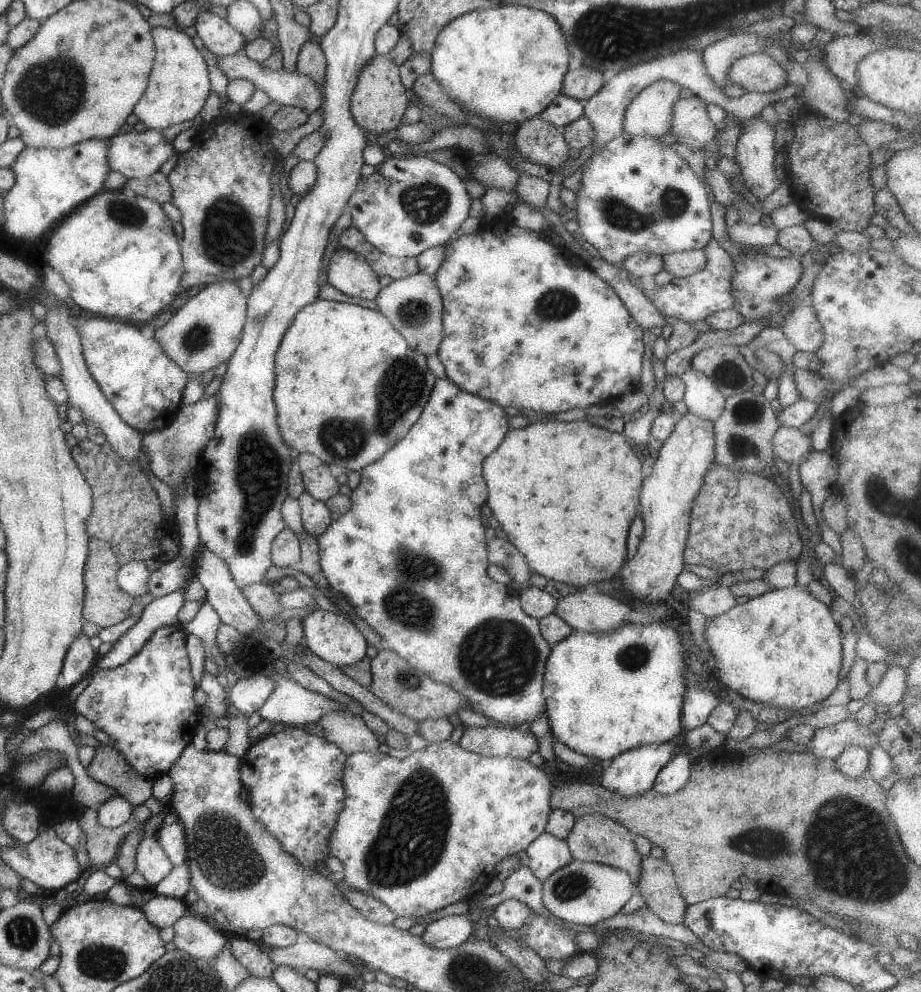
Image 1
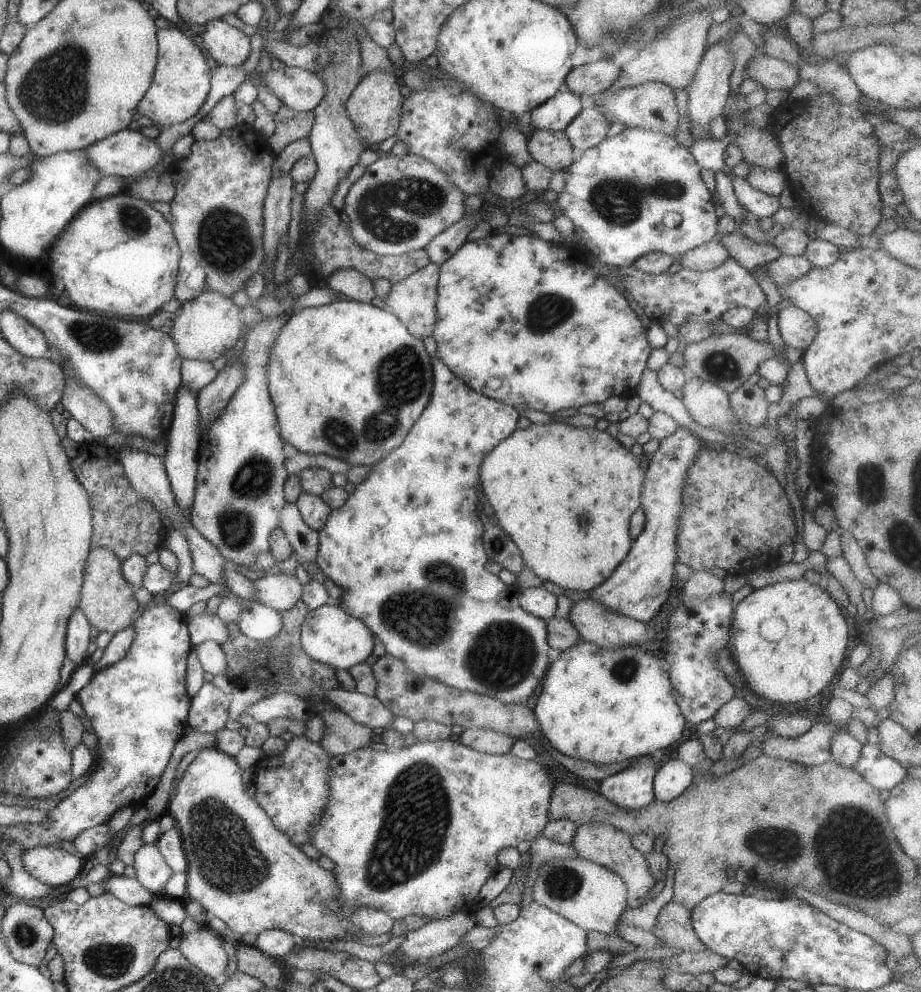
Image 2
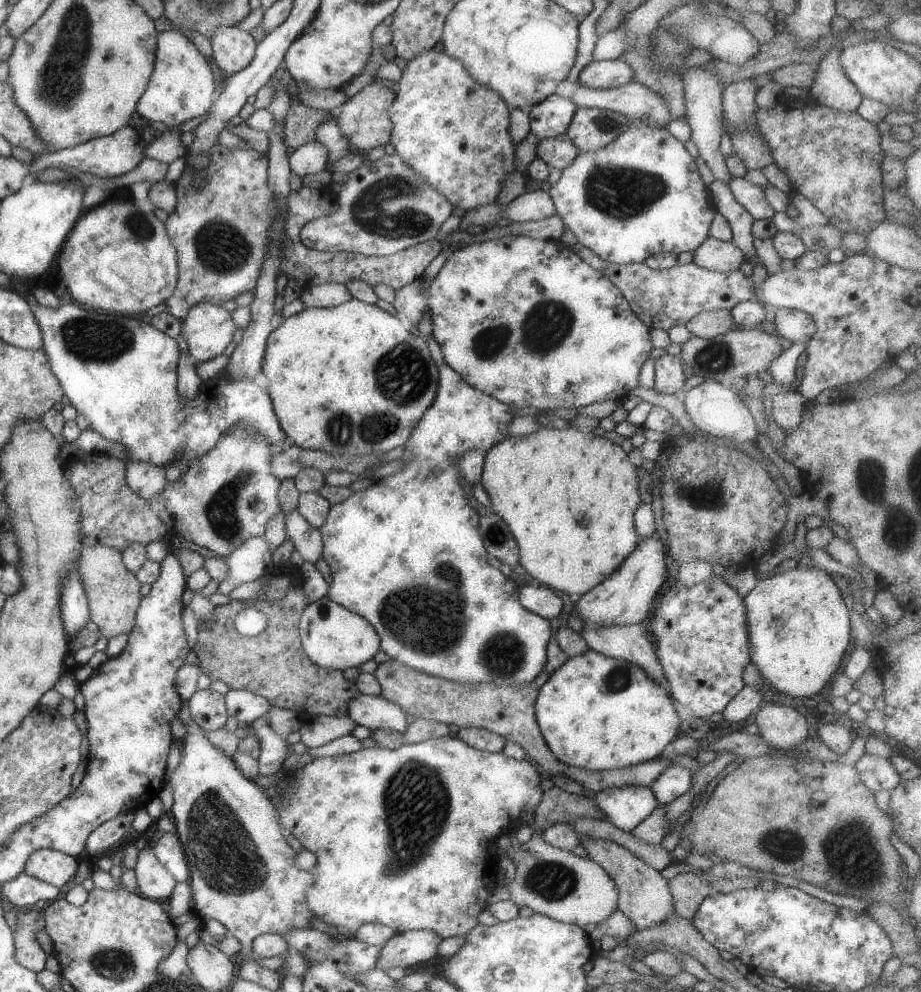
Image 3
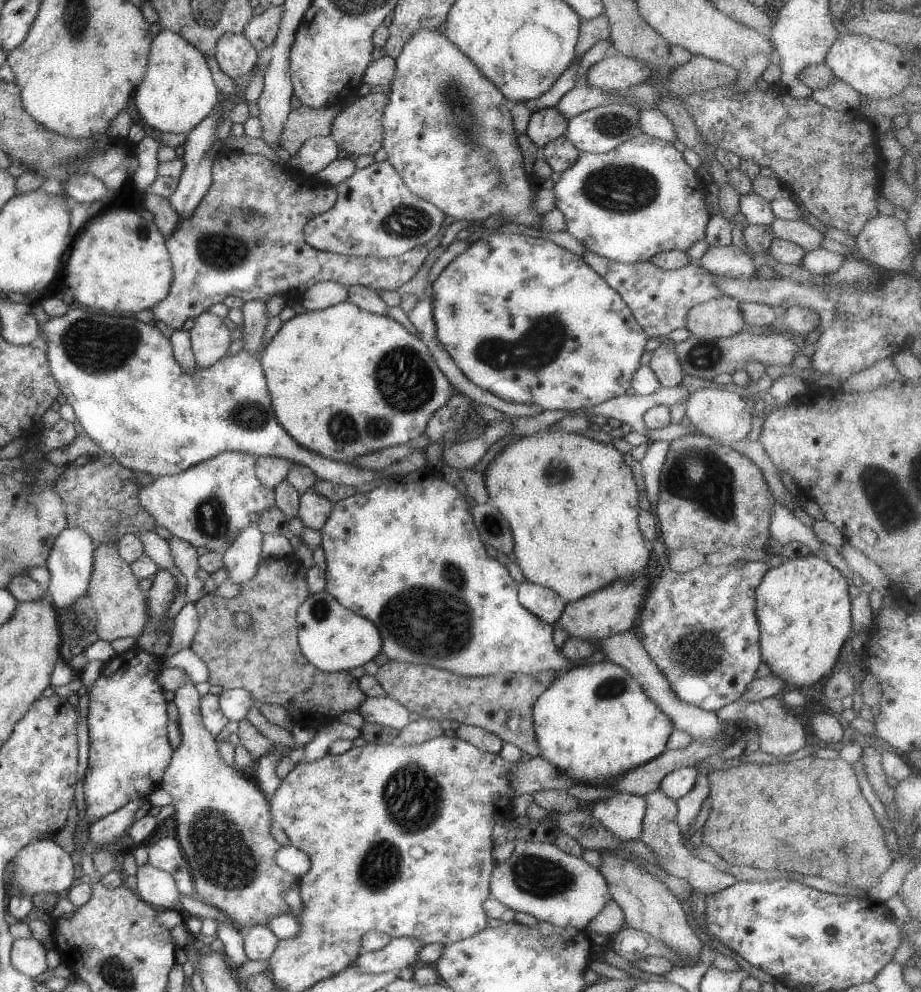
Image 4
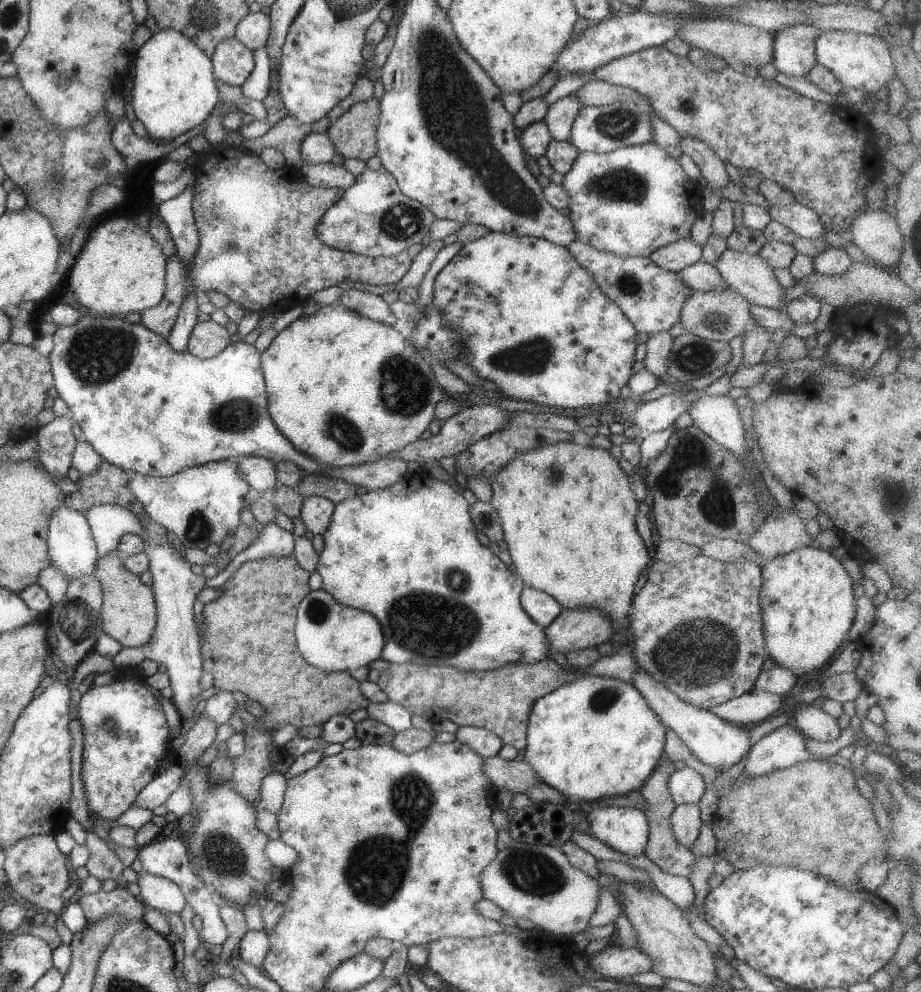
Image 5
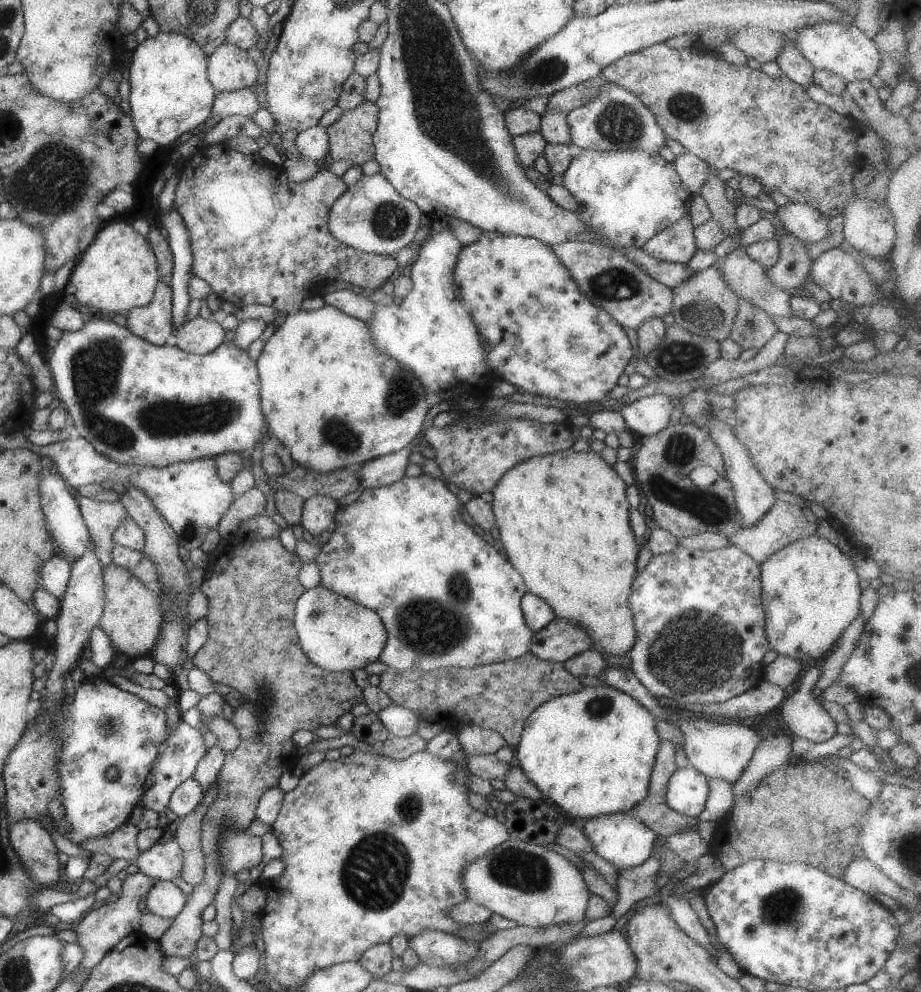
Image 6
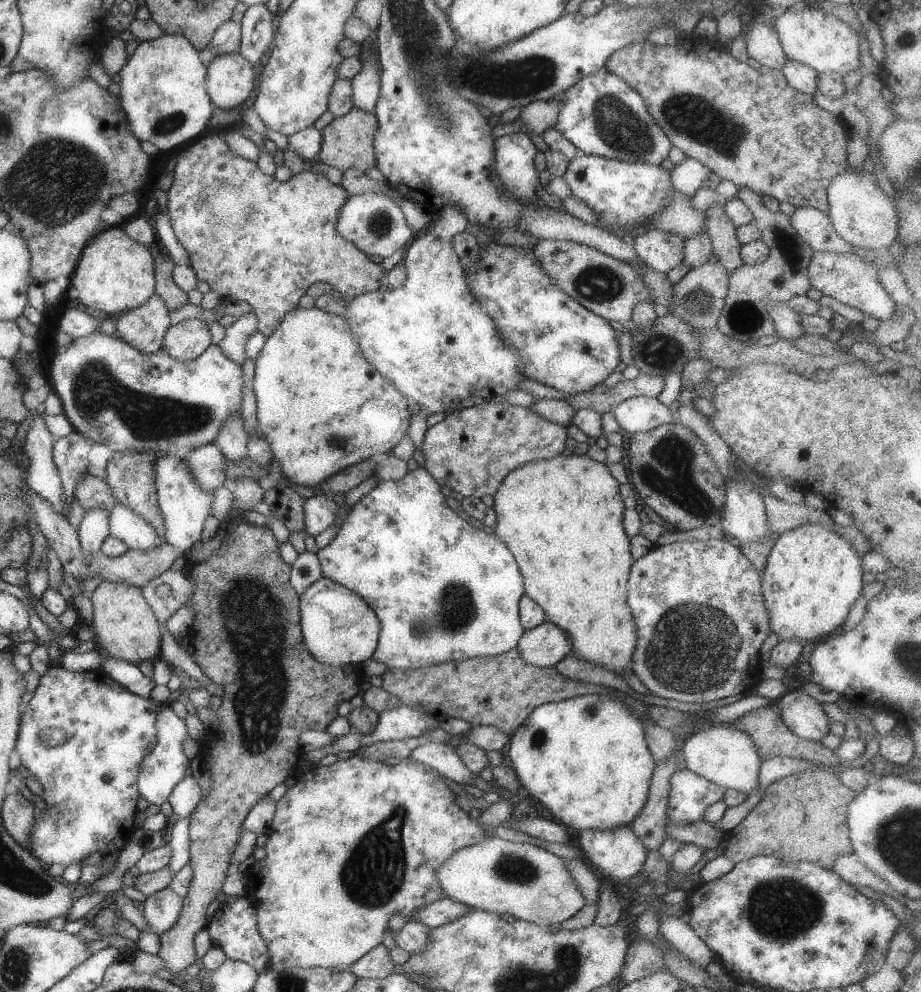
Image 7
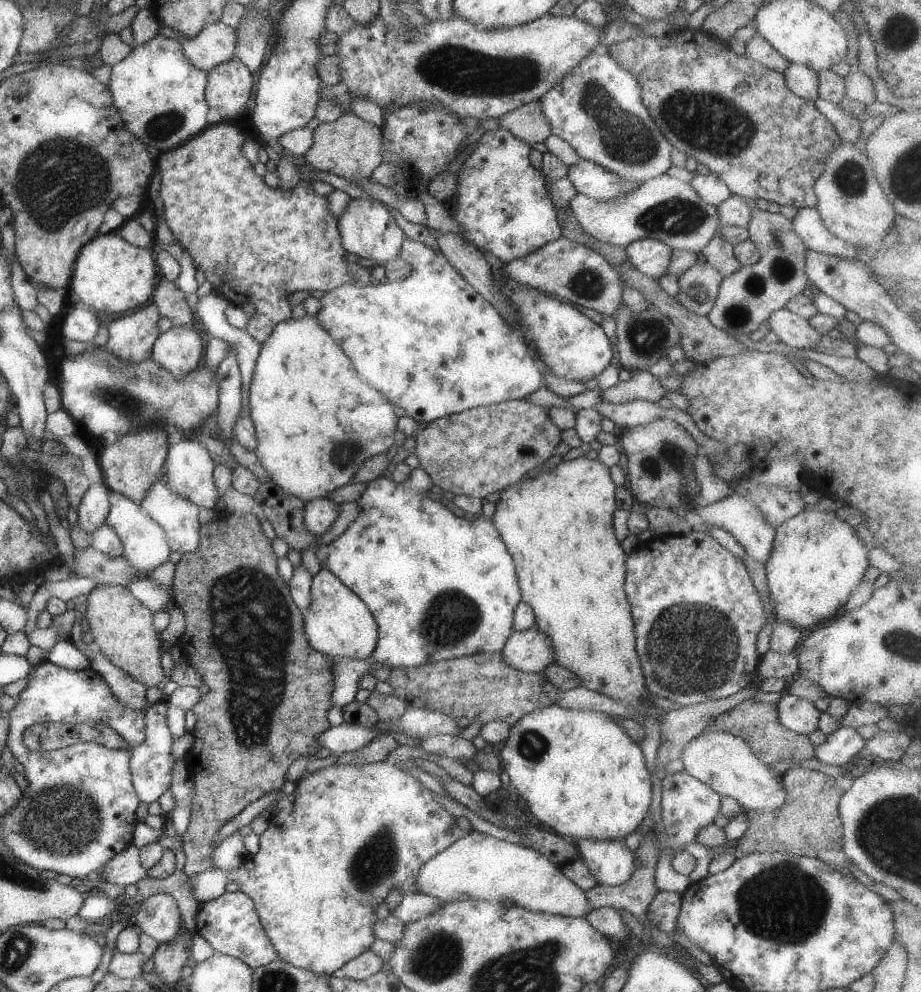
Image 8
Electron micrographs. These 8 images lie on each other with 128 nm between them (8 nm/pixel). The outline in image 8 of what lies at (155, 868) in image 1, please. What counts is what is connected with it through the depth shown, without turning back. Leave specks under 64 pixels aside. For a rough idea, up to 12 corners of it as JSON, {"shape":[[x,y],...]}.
{"shape":[[169,894],[138,904],[135,924],[158,944],[181,926]]}

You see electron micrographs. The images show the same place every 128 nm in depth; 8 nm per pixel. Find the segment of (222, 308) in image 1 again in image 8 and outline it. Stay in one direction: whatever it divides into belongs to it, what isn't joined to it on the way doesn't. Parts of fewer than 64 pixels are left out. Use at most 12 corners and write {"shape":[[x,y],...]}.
{"shape":[[171,326],[150,360],[173,379],[199,364],[199,329]]}

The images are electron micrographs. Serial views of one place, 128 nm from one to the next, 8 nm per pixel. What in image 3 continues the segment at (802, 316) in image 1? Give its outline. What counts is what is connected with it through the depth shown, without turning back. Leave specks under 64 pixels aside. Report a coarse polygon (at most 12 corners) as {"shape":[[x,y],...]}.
{"shape":[[784,307],[773,322],[777,337],[808,342],[816,330],[809,314]]}

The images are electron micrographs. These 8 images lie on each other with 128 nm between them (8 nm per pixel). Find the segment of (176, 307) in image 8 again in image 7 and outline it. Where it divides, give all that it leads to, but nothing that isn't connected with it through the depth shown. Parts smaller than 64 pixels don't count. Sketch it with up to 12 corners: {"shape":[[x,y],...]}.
{"shape":[[156,241],[154,260],[154,293],[167,310],[188,302],[187,293],[171,278],[175,263]]}

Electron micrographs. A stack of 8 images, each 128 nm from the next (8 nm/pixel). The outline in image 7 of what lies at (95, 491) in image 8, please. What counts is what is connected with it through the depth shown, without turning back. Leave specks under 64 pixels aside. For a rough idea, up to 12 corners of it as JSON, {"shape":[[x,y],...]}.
{"shape":[[86,510],[76,531],[85,556],[99,553],[108,512]]}

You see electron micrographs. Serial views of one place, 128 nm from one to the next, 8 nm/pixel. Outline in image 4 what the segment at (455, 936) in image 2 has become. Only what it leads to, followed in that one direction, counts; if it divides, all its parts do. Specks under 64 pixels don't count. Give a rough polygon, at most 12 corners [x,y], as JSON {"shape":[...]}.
{"shape":[[391,939],[379,951],[360,953],[352,966],[380,974],[417,964],[423,944]]}

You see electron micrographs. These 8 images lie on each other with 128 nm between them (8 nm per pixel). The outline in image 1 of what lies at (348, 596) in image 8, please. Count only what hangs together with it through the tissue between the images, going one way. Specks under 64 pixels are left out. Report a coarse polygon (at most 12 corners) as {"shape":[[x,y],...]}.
{"shape":[[315,608],[302,640],[337,667],[357,664],[368,646],[341,612]]}

